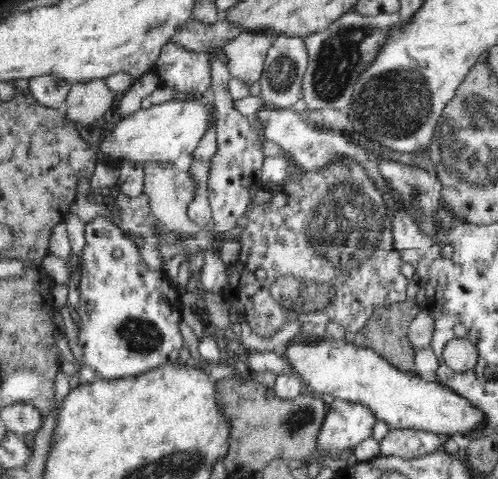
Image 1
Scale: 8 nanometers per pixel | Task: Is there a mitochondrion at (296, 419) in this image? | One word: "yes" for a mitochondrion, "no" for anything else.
yes

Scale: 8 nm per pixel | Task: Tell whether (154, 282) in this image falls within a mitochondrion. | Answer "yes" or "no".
no

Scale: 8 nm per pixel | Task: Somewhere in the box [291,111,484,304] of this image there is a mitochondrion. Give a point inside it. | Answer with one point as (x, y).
(416, 189)

